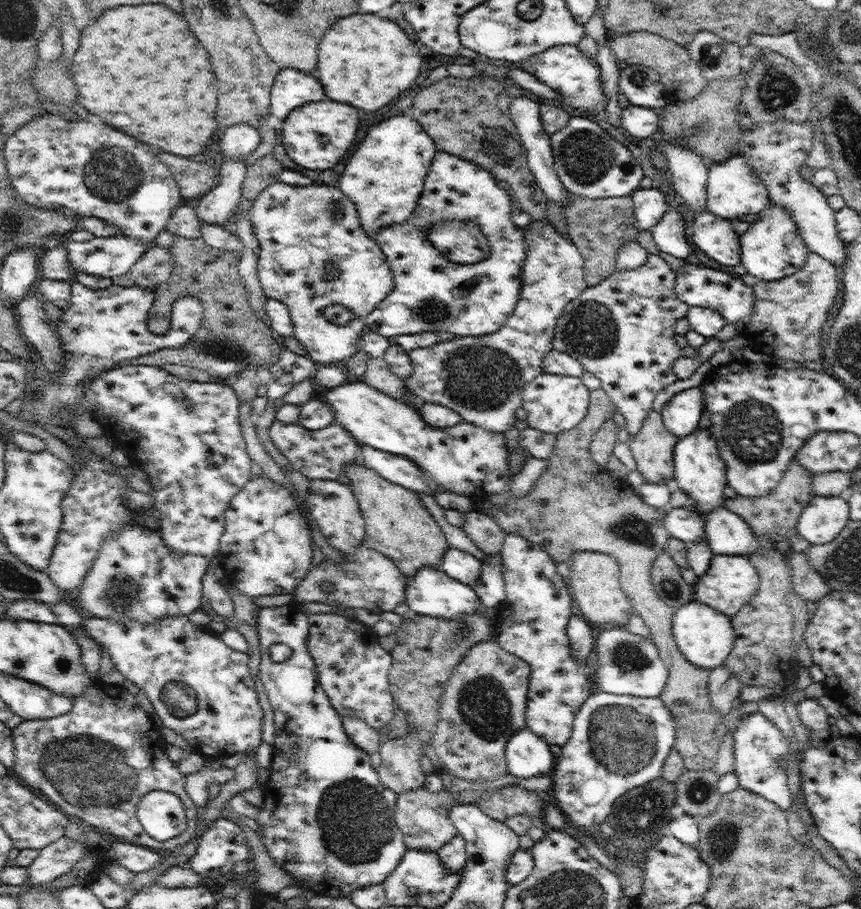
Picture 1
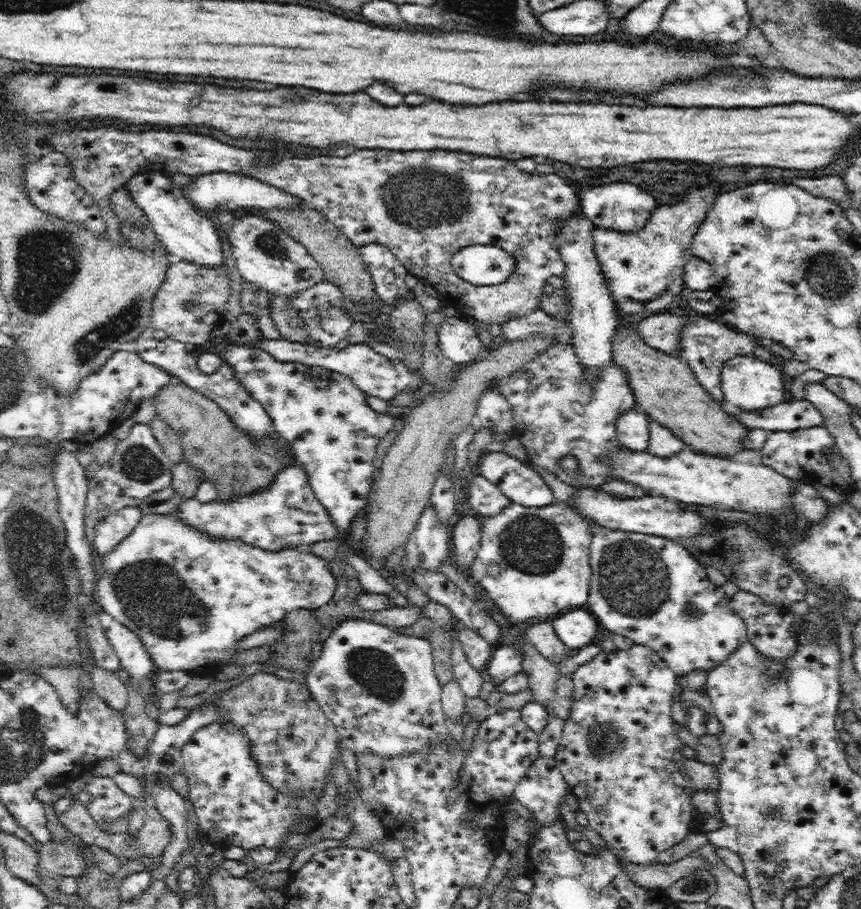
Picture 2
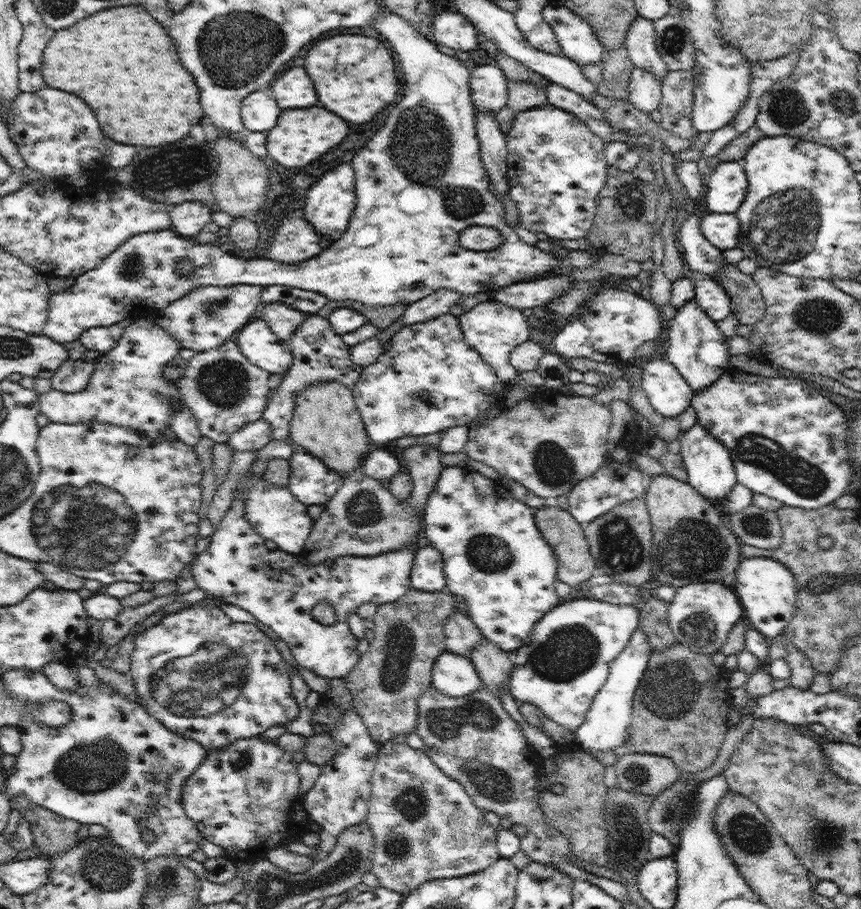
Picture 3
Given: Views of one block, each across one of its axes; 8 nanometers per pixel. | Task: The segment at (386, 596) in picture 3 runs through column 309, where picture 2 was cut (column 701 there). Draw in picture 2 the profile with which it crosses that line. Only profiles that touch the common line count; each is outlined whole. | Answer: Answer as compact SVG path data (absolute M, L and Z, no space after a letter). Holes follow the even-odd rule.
M585 519L585 521L589 523L589 528L591 529L591 545L589 548L591 579L587 602L588 606L590 606L590 610L592 610L593 616L600 625L604 626L604 628L612 631L614 634L627 636L636 644L644 644L654 649L654 651L668 663L668 666L670 666L670 668L674 670L674 673L679 677L688 674L688 672L694 669L706 670L706 672L708 672L716 665L719 665L731 652L734 652L739 644L747 641L746 623L744 623L744 619L736 615L734 609L730 607L730 597L724 593L723 587L716 586L716 584L710 581L705 566L694 557L692 551L689 551L682 542L639 532L610 530L598 525L598 523L594 521L590 522L590 519ZM688 608L694 608L696 614L690 614Z

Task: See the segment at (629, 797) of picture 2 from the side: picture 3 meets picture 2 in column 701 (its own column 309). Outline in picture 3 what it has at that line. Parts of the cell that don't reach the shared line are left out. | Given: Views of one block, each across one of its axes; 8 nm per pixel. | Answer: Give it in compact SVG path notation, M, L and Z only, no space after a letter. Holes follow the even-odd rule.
M258 735L250 738L242 738L228 744L224 748L210 748L207 750L206 759L202 761L202 765L198 766L193 774L190 774L190 777L182 786L181 805L184 807L186 815L188 815L188 817L192 819L192 822L198 827L205 841L222 847L224 851L226 851L226 857L230 858L232 862L255 863L260 859L266 859L269 851L272 851L274 848L283 847L287 843L293 843L295 838L302 837L304 834L311 832L309 827L312 820L308 816L306 809L304 809L305 804L303 803L303 797L300 793L301 781L300 774L298 774L299 764L292 761L292 755L292 753L283 750L276 741L268 739L262 741Z

